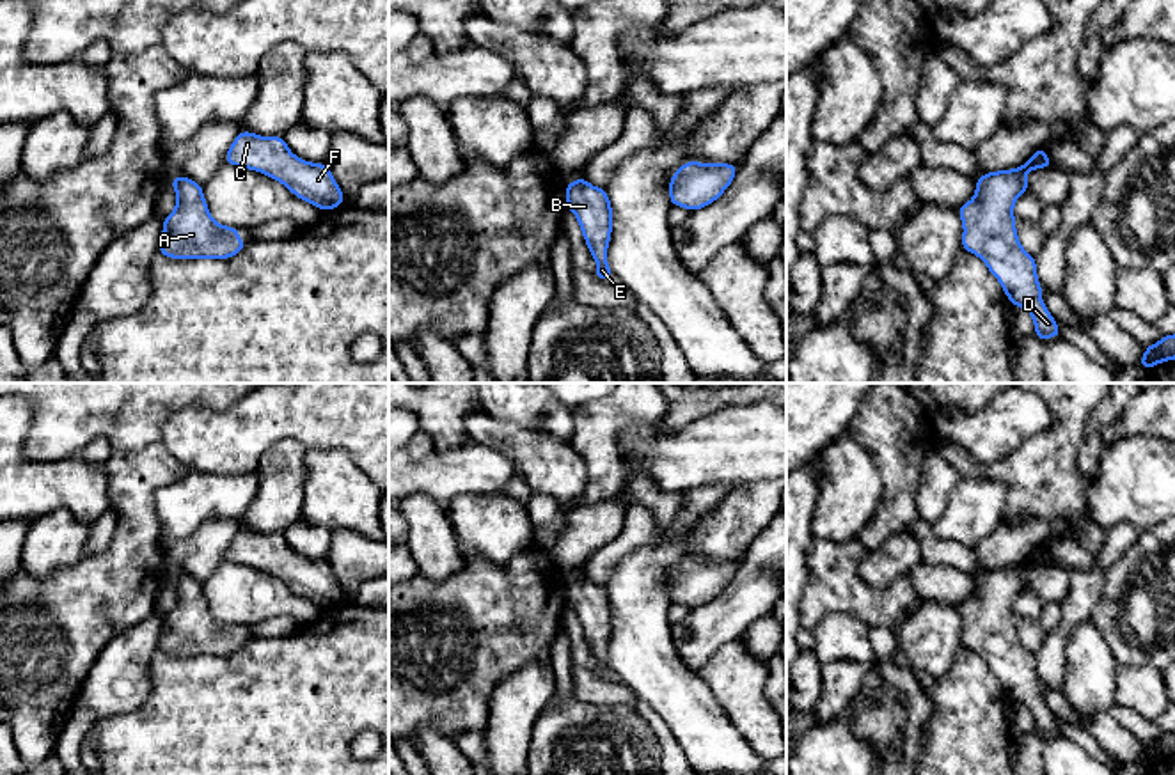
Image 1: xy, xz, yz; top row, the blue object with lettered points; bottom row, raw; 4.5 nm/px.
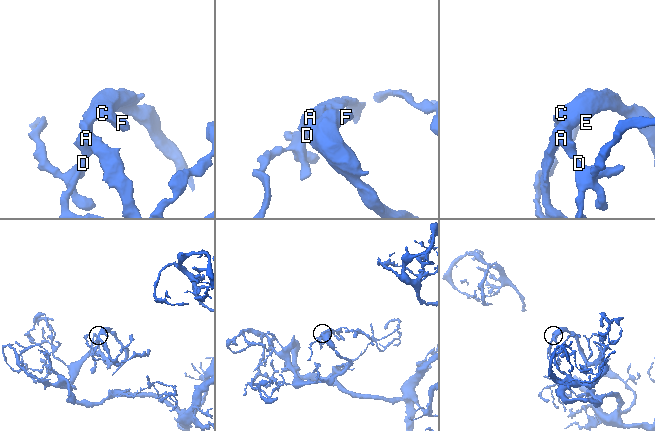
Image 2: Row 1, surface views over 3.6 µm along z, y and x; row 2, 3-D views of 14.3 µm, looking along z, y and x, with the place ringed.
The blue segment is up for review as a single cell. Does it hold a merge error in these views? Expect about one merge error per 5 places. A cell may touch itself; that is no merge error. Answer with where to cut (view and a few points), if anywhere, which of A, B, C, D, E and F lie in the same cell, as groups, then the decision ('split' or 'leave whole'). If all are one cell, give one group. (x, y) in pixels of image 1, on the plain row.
no cut; A B C D E F; leave whole

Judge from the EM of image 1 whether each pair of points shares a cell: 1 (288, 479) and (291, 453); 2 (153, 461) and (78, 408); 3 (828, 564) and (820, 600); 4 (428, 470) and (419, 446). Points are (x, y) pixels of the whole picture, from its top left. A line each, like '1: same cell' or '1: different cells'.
1: same cell
2: different cells
3: same cell
4: different cells

